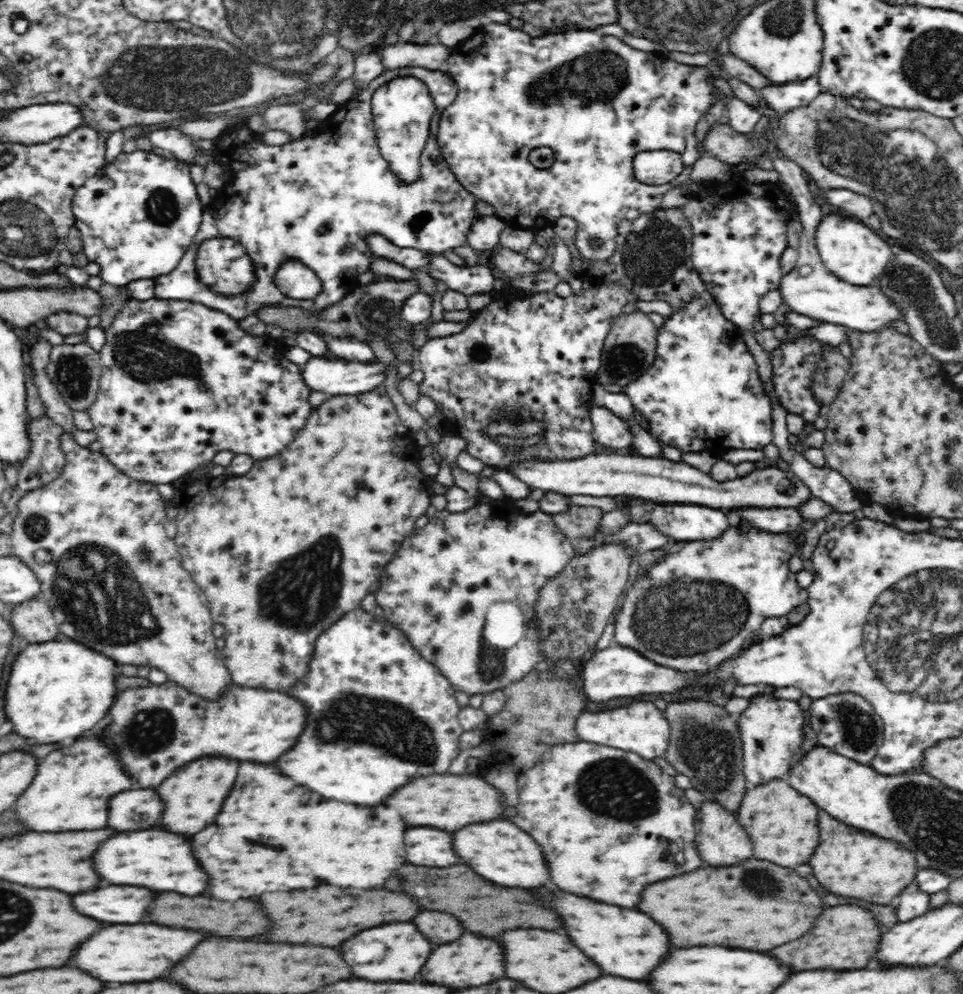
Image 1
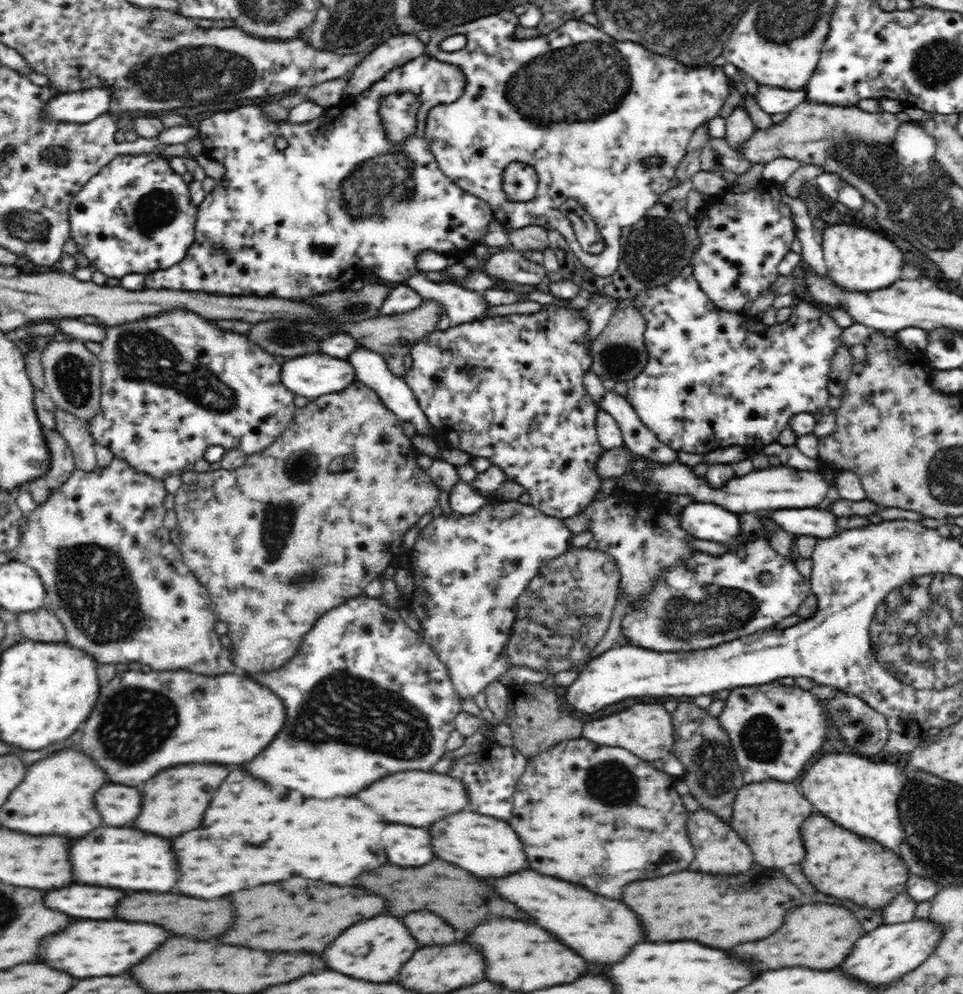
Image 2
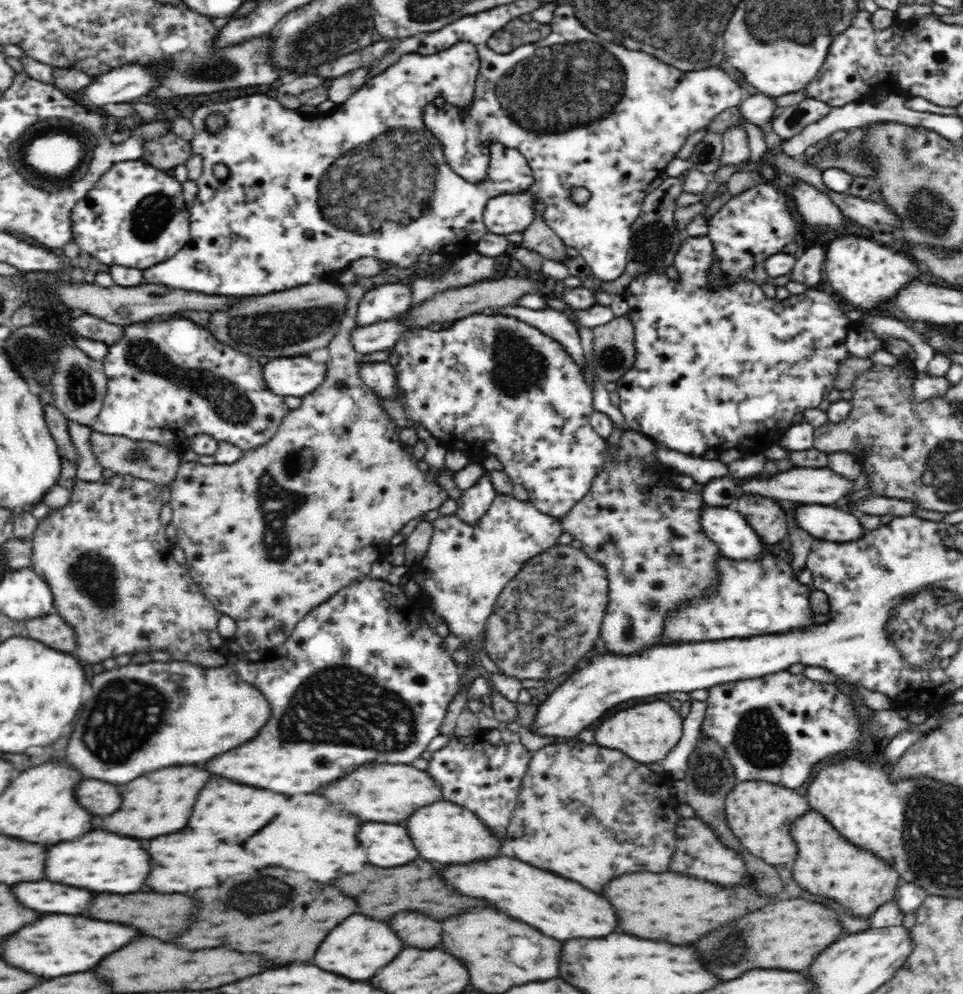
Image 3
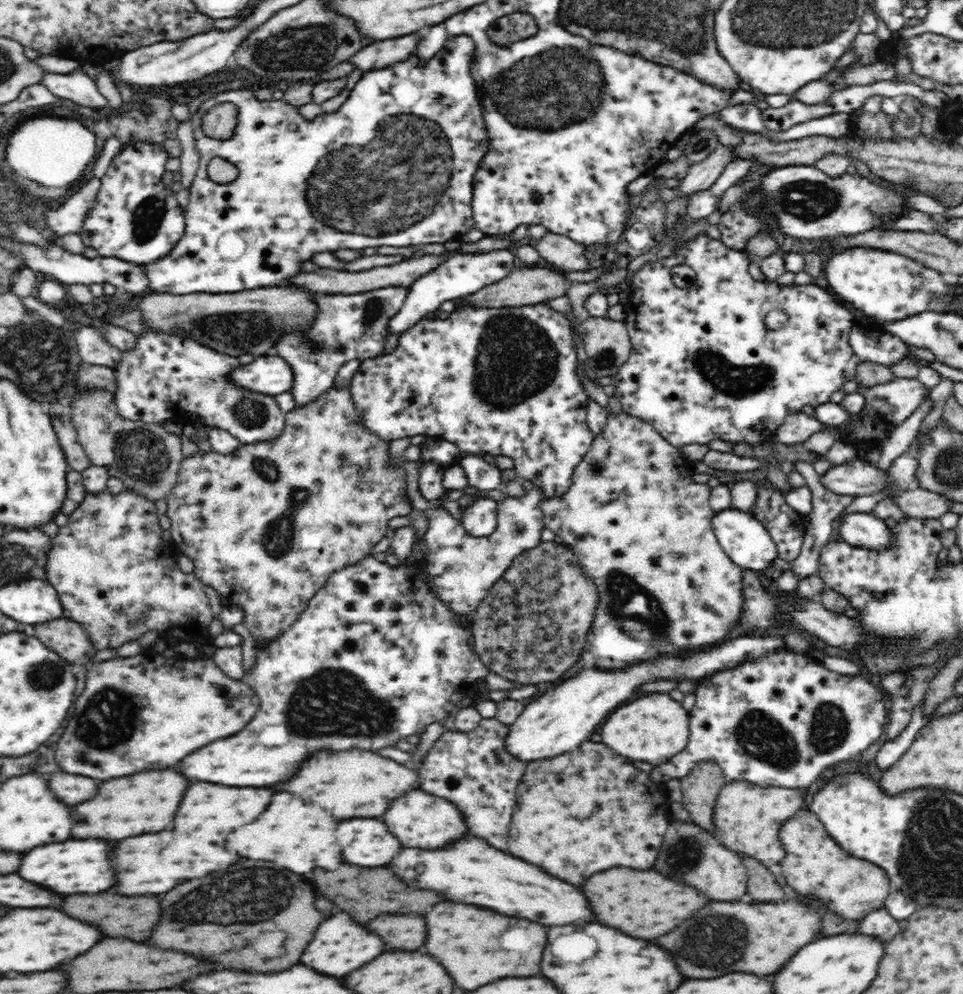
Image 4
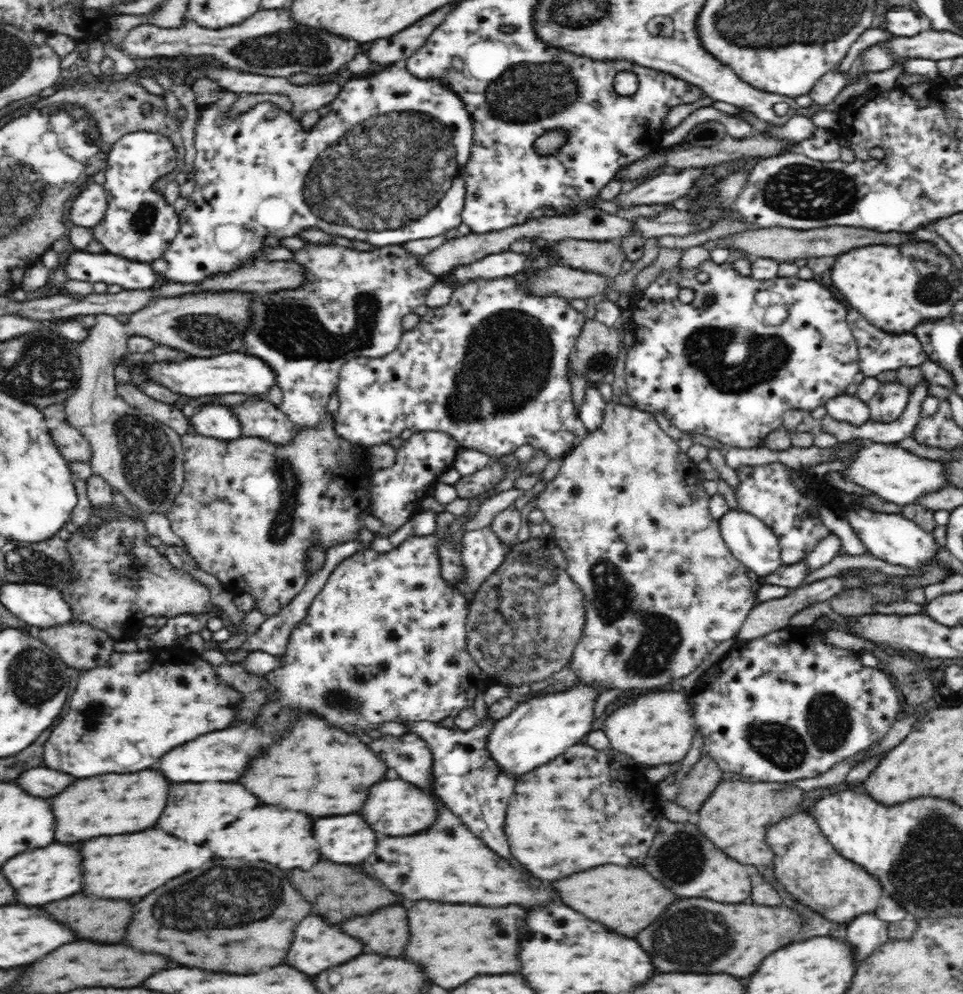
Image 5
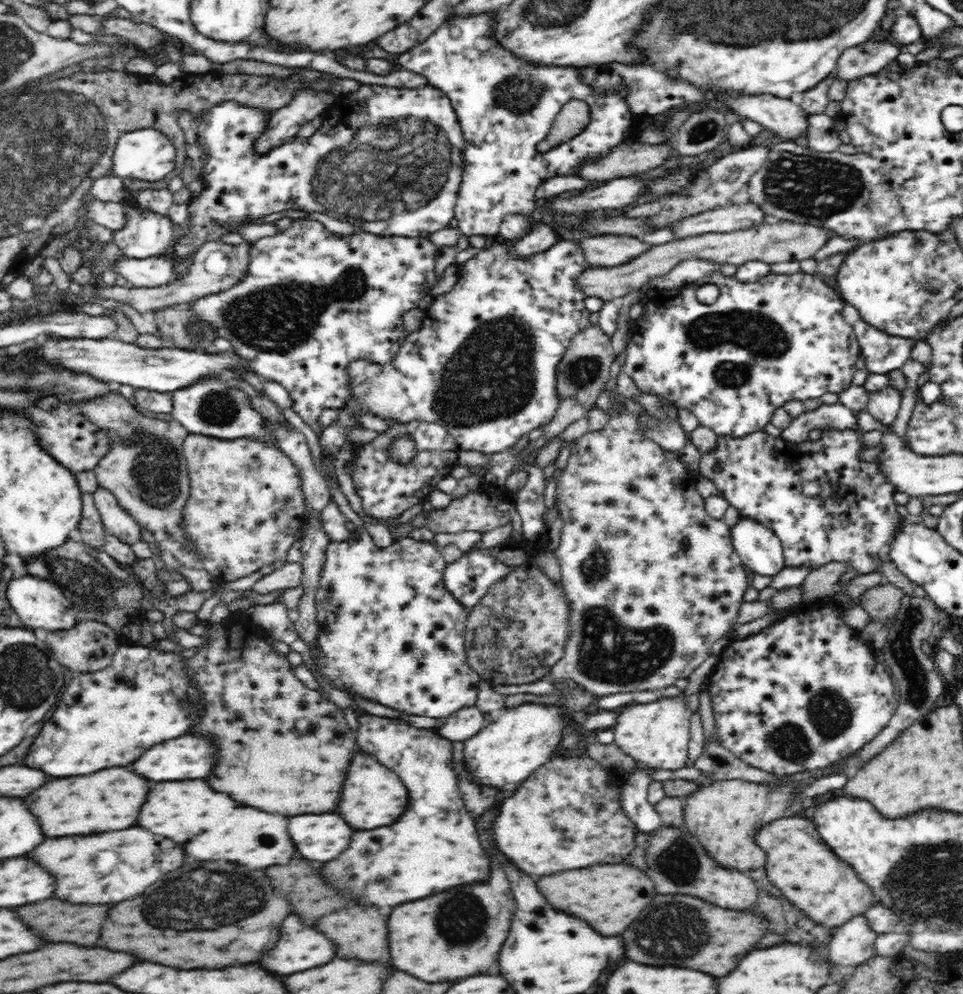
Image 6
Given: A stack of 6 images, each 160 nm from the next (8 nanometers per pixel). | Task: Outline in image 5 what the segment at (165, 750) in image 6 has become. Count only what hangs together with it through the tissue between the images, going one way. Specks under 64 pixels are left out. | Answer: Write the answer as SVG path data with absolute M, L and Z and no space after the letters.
M527 463L519 464L519 469L506 473L505 478L500 480L489 491L472 498L469 502L467 511L455 518L450 528L445 533L431 534L426 536L410 536L408 540L404 540L398 548L393 548L390 552L380 554L372 548L361 550L349 556L338 563L334 572L330 574L328 582L322 587L318 596L314 598L308 614L304 616L304 620L298 622L298 626L292 630L288 644L286 644L286 652L282 656L278 656L280 666L270 670L270 682L274 682L274 686L278 686L278 698L274 698L274 702L270 702L270 706L266 706L266 710L262 710L262 718L258 718L258 722L254 722L254 726L240 726L234 724L224 730L214 731L212 734L204 734L184 746L178 746L174 750L170 750L166 756L160 758L160 772L172 780L172 782L236 782L242 776L242 770L246 770L246 758L250 758L250 754L258 754L258 750L262 750L262 746L270 746L270 742L274 738L278 738L278 734L282 734L282 730L286 730L286 726L290 726L290 718L294 718L294 710L314 710L314 714L322 714L322 718L330 718L330 722L334 722L334 726L342 726L342 730L346 730L349 735L361 736L367 734L372 729L379 728L386 722L399 722L409 726L410 723L428 721L440 724L444 718L448 716L456 716L462 709L473 706L474 698L476 698L476 688L466 690L466 688L456 688L456 686L476 686L482 674L481 668L477 665L473 657L467 649L467 628L466 621L469 615L469 599L462 593L452 590L452 587L442 579L441 575L441 559L440 559L440 542L450 537L450 534L460 530L470 519L478 512L480 505L494 495L515 489L514 481L516 477L521 476L521 468L526 468Z

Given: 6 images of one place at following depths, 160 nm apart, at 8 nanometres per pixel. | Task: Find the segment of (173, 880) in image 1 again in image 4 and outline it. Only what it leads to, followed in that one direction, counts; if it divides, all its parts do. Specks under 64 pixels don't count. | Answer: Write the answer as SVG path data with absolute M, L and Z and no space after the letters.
M66 840L54 842L50 846L40 846L30 850L20 866L20 876L52 888L58 894L96 894L110 888L114 874L110 874L110 844L106 840Z

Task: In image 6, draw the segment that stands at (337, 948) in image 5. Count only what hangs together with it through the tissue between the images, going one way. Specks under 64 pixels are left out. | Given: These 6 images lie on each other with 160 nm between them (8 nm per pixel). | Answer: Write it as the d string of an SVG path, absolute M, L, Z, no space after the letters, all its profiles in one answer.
M292 914L280 924L278 946L274 950L266 952L260 960L260 964L262 964L262 968L276 972L276 974L294 974L294 972L310 970L310 966L322 966L322 962L330 962L332 958L334 958L334 946L330 946L330 940L322 932L318 932L310 926L304 926L302 920L296 914Z

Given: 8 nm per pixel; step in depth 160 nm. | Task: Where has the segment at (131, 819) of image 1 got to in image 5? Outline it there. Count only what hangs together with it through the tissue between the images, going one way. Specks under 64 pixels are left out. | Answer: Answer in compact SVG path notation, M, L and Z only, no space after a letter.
M32 768L24 772L18 780L18 784L28 794L42 796L42 798L52 798L54 794L58 794L58 790L66 790L70 782L74 782L74 776L68 776L50 768Z

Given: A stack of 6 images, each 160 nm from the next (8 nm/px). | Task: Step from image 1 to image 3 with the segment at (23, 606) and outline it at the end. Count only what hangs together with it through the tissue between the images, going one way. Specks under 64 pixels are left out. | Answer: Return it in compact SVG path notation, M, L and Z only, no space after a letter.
M46 614L42 616L42 620L34 620L34 622L26 622L26 628L30 632L30 638L38 638L46 644L54 644L56 650L62 652L73 653L76 650L76 637L74 631L60 616L50 616Z

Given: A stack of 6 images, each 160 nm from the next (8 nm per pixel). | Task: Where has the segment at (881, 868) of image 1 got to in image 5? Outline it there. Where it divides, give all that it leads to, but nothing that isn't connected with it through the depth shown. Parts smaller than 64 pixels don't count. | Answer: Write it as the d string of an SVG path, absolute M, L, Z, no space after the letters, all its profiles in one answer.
M794 814L774 826L766 834L774 850L774 874L784 888L802 904L810 906L832 922L850 922L860 914L875 913L882 896L882 886L862 870L862 866L842 858L820 832L810 814Z

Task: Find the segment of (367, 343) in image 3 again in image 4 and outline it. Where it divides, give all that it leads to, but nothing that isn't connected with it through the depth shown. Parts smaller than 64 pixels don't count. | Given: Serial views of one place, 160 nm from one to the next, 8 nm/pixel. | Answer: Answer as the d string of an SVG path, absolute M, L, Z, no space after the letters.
M509 249L482 253L456 251L450 254L442 264L423 274L408 287L409 293L406 294L405 305L402 306L401 310L398 310L398 313L389 323L390 334L404 334L420 320L425 319L428 313L438 310L444 302L454 302L456 298L468 296L468 294L472 294L484 286L494 284L517 267L519 264L514 253Z

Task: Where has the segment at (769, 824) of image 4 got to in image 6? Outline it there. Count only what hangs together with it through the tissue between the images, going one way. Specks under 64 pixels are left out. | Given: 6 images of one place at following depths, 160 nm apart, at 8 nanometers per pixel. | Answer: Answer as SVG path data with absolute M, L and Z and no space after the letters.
M724 780L708 784L712 786L708 788L704 784L700 790L686 797L683 820L687 832L700 838L700 844L724 868L762 868L766 864L766 852L750 842L754 842L754 834L762 826L770 824L774 818L786 816L786 812L780 812L780 790L776 786L760 786L758 783L742 780Z

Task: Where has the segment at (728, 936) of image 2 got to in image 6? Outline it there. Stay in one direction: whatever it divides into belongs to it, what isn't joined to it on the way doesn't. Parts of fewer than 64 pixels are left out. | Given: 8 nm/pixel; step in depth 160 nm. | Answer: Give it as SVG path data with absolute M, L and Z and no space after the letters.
M602 864L586 870L552 874L540 878L538 888L554 908L586 920L596 932L606 936L622 934L622 930L626 930L626 926L630 926L656 896L652 880L638 868L626 864Z

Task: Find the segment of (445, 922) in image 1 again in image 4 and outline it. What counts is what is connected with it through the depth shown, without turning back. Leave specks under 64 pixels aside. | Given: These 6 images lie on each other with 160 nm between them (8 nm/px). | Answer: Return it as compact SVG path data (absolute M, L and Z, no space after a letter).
M381 914L368 924L368 930L378 934L388 948L416 950L426 942L426 922L422 922L420 916Z

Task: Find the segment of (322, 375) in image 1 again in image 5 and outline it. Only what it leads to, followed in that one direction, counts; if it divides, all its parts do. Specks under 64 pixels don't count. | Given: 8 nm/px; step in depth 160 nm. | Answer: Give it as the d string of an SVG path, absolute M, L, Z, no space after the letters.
M226 352L212 358L188 357L175 363L173 360L155 360L154 363L142 363L134 360L134 372L140 372L150 380L166 386L178 395L192 397L219 394L244 394L248 397L265 396L272 386L277 385L274 370L266 361L252 354L234 354Z

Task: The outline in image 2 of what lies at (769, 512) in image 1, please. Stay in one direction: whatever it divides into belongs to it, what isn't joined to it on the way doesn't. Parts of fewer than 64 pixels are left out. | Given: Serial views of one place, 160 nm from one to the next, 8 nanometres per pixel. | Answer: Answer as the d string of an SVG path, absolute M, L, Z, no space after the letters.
M806 507L801 509L774 510L764 514L764 518L774 521L793 536L806 535L830 538L840 532L836 526L837 515L833 511Z

